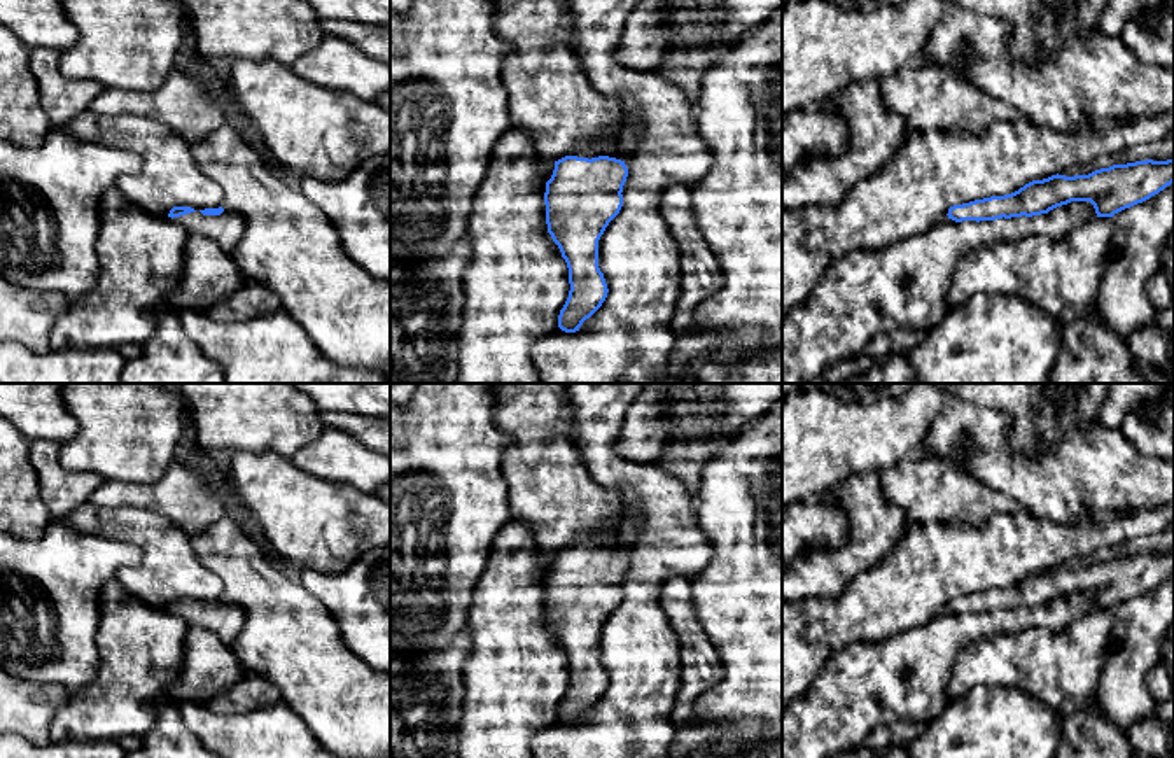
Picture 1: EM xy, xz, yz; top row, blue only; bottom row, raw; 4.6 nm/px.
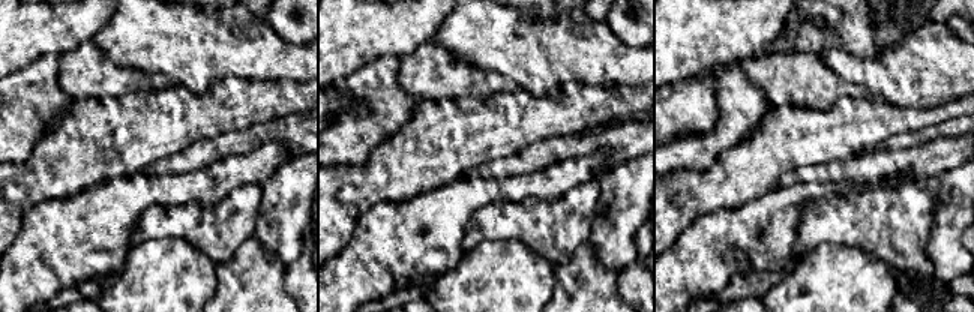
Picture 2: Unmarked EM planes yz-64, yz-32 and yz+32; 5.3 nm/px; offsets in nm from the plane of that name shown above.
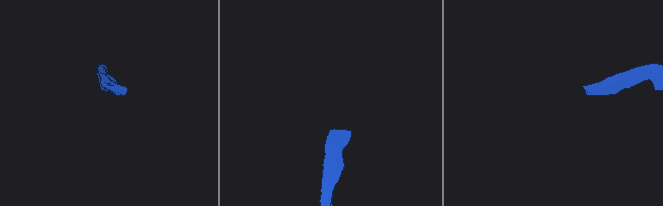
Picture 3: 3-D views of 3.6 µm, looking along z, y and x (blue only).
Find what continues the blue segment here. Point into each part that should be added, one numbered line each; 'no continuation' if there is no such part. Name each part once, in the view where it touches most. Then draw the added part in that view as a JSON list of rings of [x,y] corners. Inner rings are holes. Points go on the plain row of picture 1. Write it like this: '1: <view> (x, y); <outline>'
1: xy (226, 622); [[[199,602],[173,609],[184,621],[205,627],[215,632],[222,642],[233,644],[245,621],[245,609],[236,604],[224,602],[220,607],[203,607]]]

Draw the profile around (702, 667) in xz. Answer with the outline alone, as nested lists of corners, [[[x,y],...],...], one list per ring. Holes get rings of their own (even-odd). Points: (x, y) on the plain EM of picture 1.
[[[672,576],[663,583],[660,604],[679,637],[679,658],[686,686],[684,695],[675,700],[672,718],[677,728],[693,726],[696,711],[691,700],[721,681],[723,663],[696,620],[691,581],[686,576]]]

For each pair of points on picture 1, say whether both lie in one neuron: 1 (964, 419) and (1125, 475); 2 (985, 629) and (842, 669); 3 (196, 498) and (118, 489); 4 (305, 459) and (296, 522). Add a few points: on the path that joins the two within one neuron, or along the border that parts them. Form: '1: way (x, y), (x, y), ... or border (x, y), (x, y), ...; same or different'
1: way (1005, 459), (1020, 475), (1085, 475); same
2: way (950, 632), (917, 664), (877, 669); same
3: way (177, 496), (137, 496); same
4: border (289, 459), (307, 473), (342, 484); different

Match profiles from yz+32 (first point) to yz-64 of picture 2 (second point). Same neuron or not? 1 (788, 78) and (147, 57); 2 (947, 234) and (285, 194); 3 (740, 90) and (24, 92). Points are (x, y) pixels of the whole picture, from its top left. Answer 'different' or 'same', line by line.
1: different
2: same
3: same

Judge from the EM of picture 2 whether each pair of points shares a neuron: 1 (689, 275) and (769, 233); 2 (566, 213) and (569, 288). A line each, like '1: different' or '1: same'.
1: same
2: different

